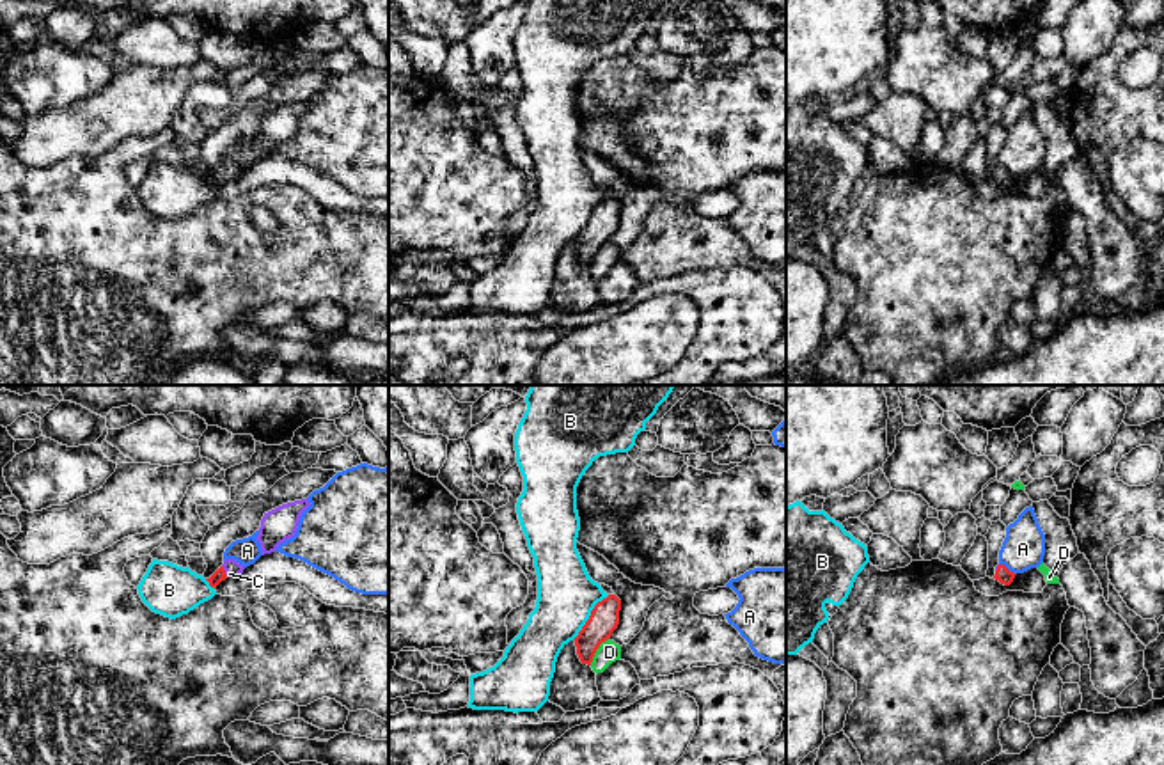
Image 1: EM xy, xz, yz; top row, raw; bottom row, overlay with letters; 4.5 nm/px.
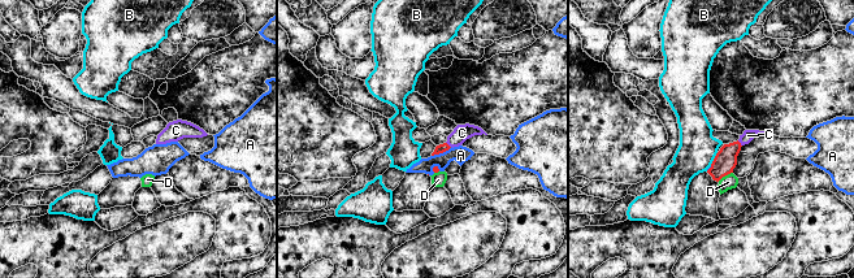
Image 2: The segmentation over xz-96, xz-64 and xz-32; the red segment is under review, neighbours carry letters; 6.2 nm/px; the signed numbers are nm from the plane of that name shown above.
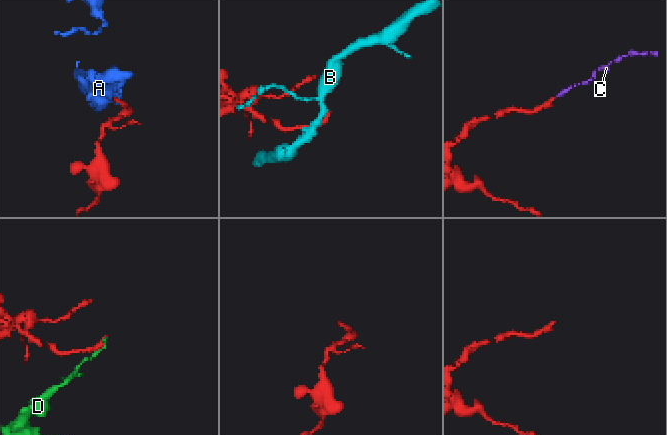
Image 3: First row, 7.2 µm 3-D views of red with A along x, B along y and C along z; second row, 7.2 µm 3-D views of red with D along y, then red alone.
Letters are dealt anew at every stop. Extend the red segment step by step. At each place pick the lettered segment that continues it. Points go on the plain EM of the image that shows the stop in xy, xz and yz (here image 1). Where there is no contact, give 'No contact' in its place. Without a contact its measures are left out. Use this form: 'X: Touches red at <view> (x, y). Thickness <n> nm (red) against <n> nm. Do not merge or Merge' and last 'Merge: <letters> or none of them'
A: Touches red at yz (1006, 171). Thickness 70 nm (red) against 190 nm. Do not merge
B: Touches red at xz (589, 219). Thickness 140 nm (red) against 260 nm. Do not merge
C: Touches red at xy (224, 173). Thickness 60 nm (red) against 80 nm. Merge
D: Touches red at xz (597, 251). Thickness 140 nm (red) against 100 nm. Do not merge
Merge: C

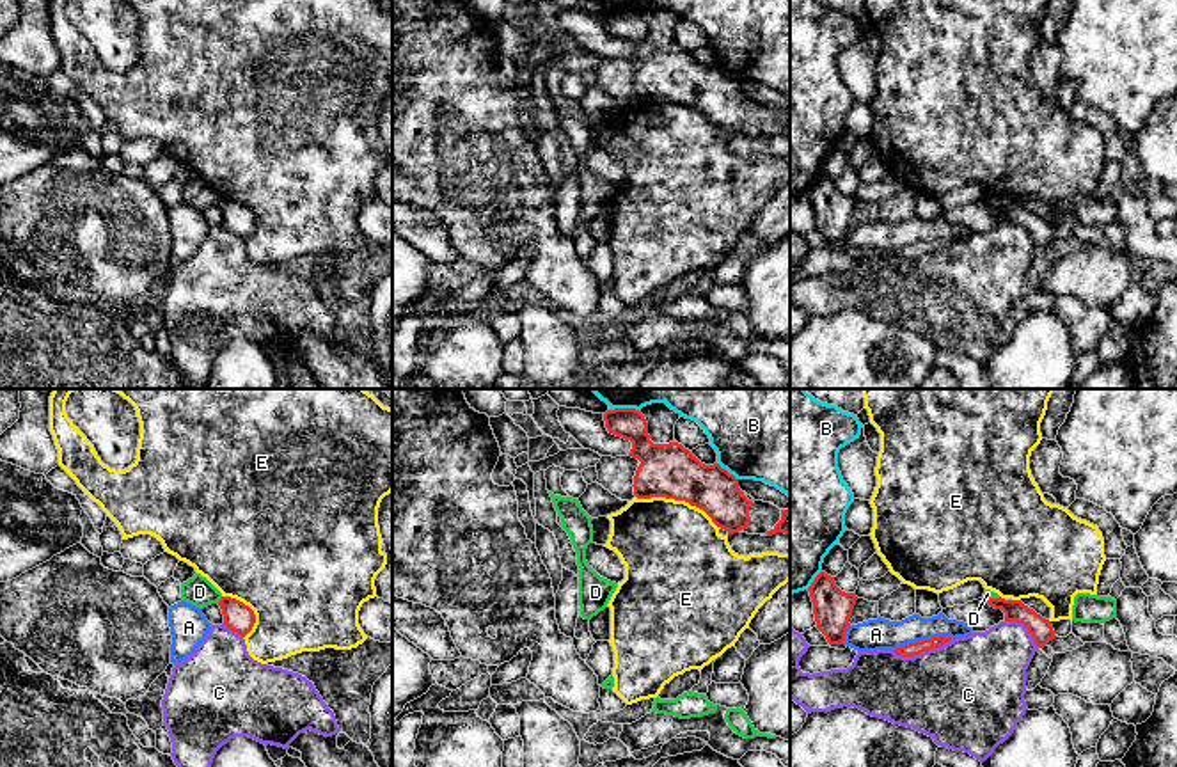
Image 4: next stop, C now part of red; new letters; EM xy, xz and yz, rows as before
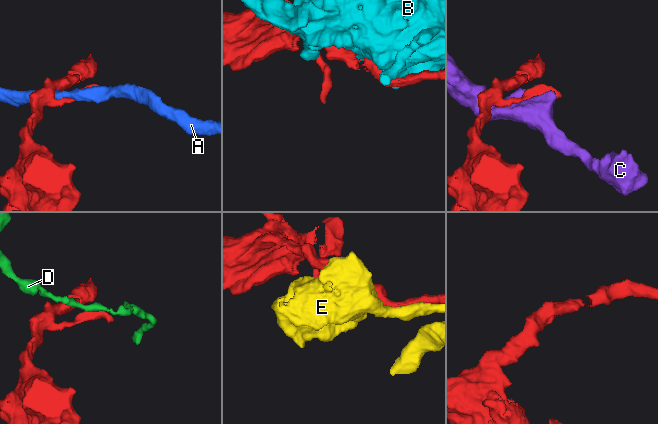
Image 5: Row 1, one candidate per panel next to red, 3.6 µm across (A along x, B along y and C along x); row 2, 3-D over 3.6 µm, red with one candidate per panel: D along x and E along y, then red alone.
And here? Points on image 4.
A: Touches red at yz (924, 242). Thickness 60 nm (red) against 140 nm. Do not merge
B: Touches red at xz (726, 73). Thickness 240 nm (red) against 380 nm. Do not merge
C: Touches red at yz (922, 254). Thickness 60 nm (red) against 460 nm. Do not merge
D: Touches red at xy (221, 203). Thickness 140 nm (red) against 140 nm. Do not merge
E: Touches red at xz (679, 102). Thickness 240 nm (red) against 460 nm. Do not merge
Merge: none of them

